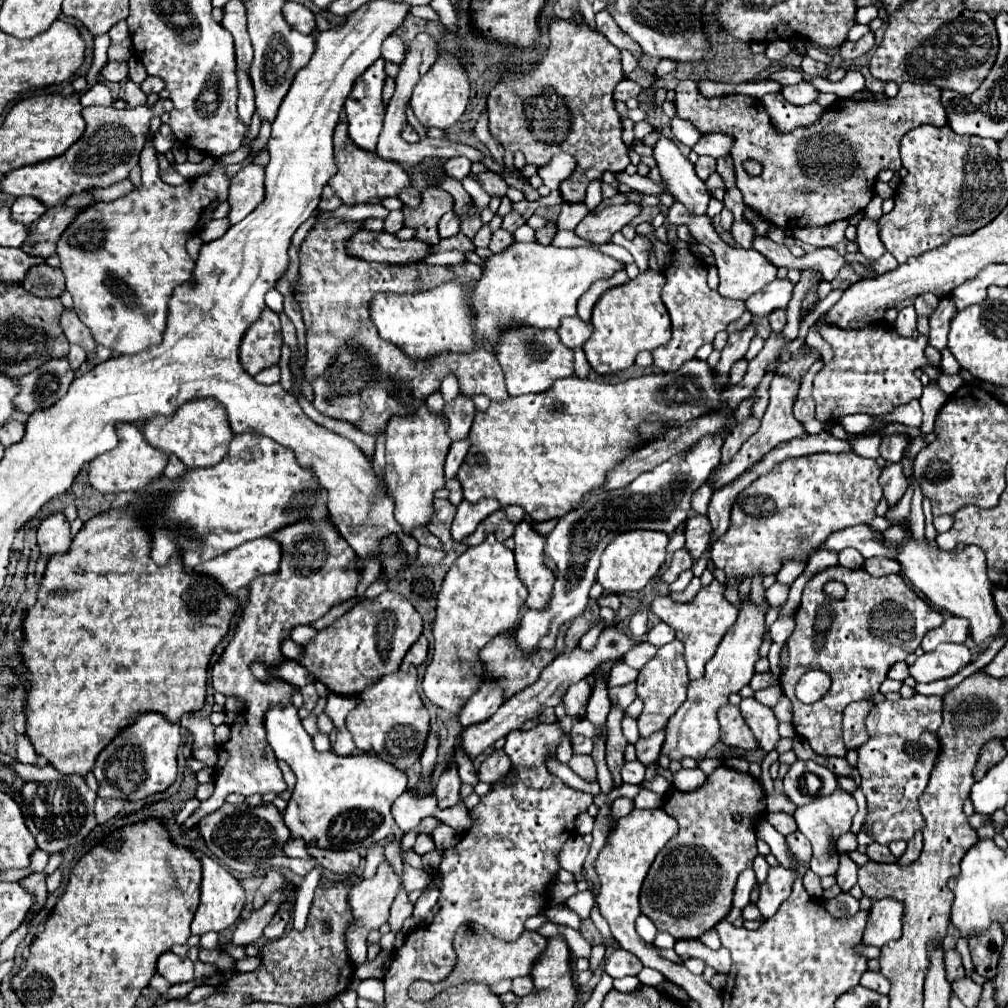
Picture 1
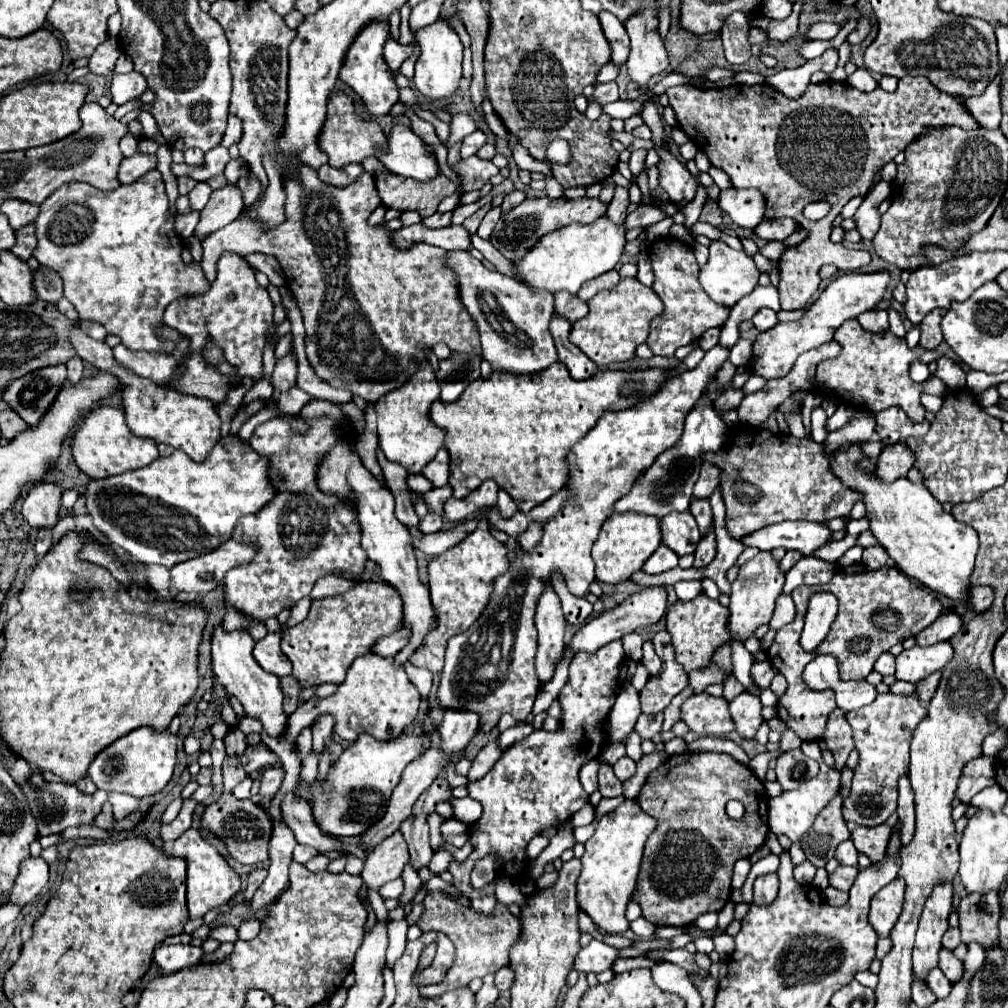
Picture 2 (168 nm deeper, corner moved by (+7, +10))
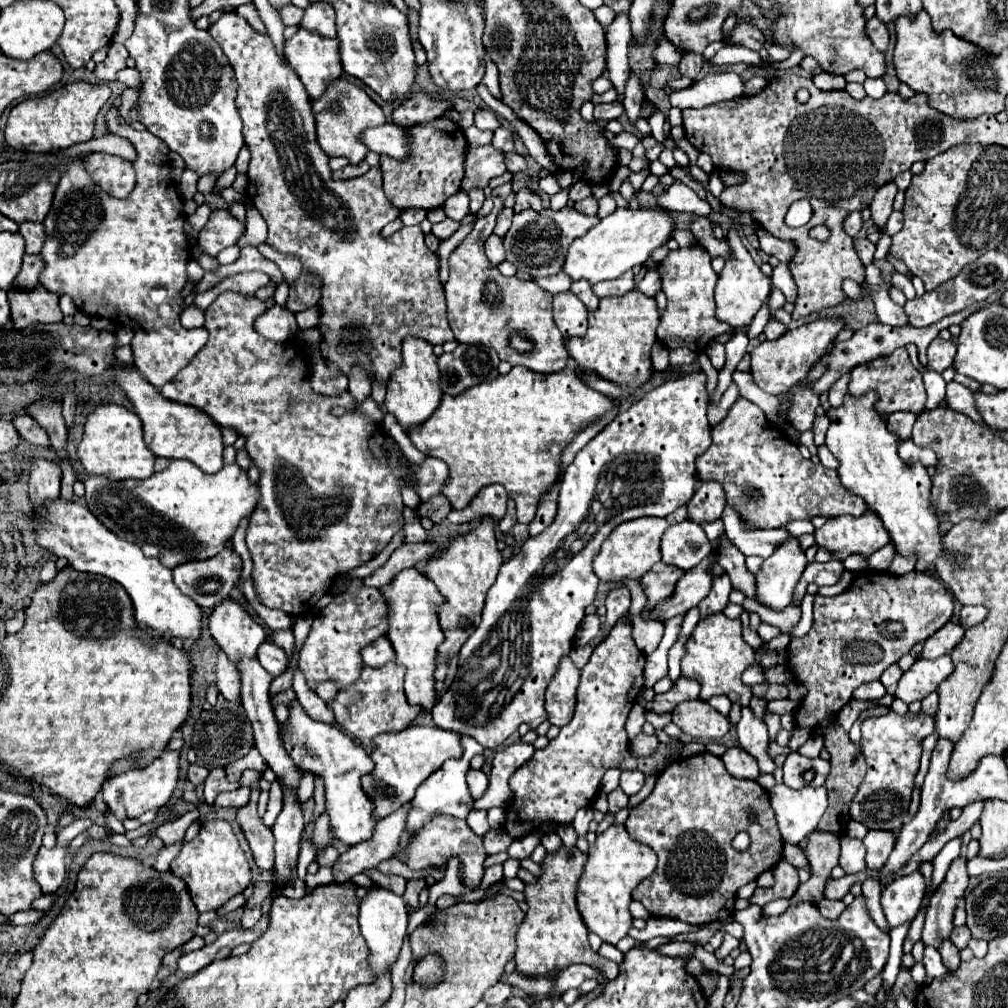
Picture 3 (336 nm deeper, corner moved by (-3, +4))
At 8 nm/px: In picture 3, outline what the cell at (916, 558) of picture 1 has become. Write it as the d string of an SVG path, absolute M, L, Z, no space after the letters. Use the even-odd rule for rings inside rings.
M868 391L862 397L846 393L840 407L830 407L830 429L826 433L826 447L840 461L838 473L842 485L862 497L870 509L878 513L884 527L888 529L896 551L904 557L916 557L934 563L936 557L944 555L942 535L938 531L938 519L930 507L930 477L926 467L920 463L908 465L898 455L898 437L886 429L882 413L876 413L876 391Z

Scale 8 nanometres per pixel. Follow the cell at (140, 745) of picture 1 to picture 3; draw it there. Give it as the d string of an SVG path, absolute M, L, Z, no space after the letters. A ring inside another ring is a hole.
M164 751L154 763L144 769L134 769L132 759L122 759L114 763L114 777L104 783L102 795L108 811L120 821L138 819L148 809L160 809L168 803L176 783L178 783L178 751Z

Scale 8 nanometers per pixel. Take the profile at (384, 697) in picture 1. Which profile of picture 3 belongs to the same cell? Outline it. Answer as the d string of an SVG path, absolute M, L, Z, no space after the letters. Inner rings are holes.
M386 663L384 667L364 667L360 671L360 677L352 687L344 687L338 691L338 695L328 703L328 707L336 713L336 723L362 747L370 749L372 741L380 733L396 733L406 729L416 715L420 713L420 707L414 707L406 701L404 695L404 667L396 663Z

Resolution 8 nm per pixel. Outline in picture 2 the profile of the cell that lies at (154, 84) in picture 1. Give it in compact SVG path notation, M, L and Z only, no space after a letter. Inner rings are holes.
M132 71L126 75L114 75L110 89L112 89L112 101L122 105L144 93L146 77L142 77L142 73L138 73L138 71Z

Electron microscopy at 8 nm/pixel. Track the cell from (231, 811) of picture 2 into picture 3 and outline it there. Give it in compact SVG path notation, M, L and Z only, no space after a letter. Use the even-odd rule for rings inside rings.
M256 805L238 809L238 823L252 847L254 861L260 869L274 869L274 835L256 813Z

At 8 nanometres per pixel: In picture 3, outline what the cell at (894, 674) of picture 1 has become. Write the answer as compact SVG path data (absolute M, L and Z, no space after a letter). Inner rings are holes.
M890 665L890 667L882 673L880 683L886 687L886 691L888 691L890 695L896 691L896 685L898 685L898 681L900 681L900 675L902 675L902 669L900 669L898 665Z

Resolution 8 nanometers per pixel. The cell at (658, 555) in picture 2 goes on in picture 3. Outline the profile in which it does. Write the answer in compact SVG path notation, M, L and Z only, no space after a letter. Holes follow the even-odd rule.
M656 563L640 579L644 593L646 593L646 611L652 611L652 607L656 607L656 603L662 603L664 599L668 599L668 595L672 595L672 587L676 587L680 575L684 575L684 571L680 571L678 567L672 567L666 563Z

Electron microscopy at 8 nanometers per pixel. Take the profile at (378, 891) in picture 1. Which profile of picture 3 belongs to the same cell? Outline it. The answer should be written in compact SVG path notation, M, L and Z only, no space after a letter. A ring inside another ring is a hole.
M438 815L436 819L428 822L428 825L414 835L412 845L408 851L400 851L398 855L406 865L412 869L426 869L426 867L442 867L448 863L448 859L458 857L462 865L462 885L466 887L478 887L484 877L484 859L486 849L482 845L482 837L478 837L466 823L466 819L456 819L450 815Z

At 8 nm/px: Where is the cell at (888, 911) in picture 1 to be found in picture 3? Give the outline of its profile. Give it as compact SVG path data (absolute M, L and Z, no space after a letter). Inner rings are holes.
M914 871L908 877L900 877L892 881L892 885L882 889L882 909L890 927L896 927L916 917L924 899L924 891L926 879L920 871Z

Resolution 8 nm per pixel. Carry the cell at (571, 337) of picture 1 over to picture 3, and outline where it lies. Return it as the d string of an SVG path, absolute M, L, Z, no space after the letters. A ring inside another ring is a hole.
M586 281L572 283L572 293L578 295L578 299L586 305L586 309L596 309L598 307L598 297L592 291L592 285L590 283L586 283Z

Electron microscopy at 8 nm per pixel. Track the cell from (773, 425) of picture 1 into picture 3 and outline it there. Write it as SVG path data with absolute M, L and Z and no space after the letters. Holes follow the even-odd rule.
M700 483L696 495L688 503L688 521L694 521L698 525L710 523L720 519L722 509L726 505L726 497L722 487L718 483Z

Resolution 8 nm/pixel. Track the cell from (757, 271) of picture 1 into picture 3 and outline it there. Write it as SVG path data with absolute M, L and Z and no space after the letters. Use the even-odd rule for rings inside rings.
M739 219L733 220L733 225L728 231L728 243L734 249L734 257L728 259L724 265L724 271L718 277L716 283L716 317L730 327L746 327L754 319L756 311L762 307L762 303L770 295L770 279L760 271L760 267L752 261L750 253L742 245L736 226L741 225Z

